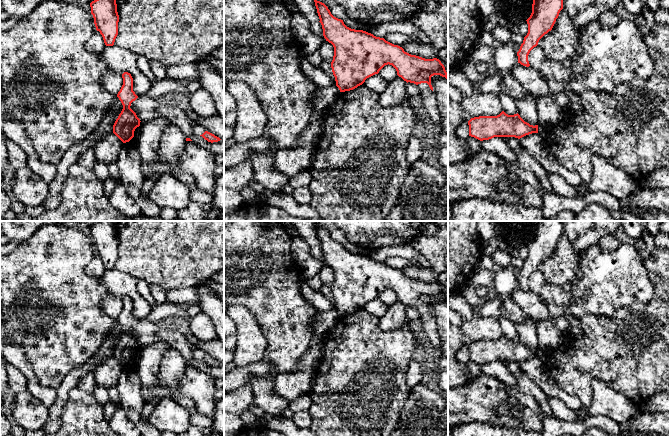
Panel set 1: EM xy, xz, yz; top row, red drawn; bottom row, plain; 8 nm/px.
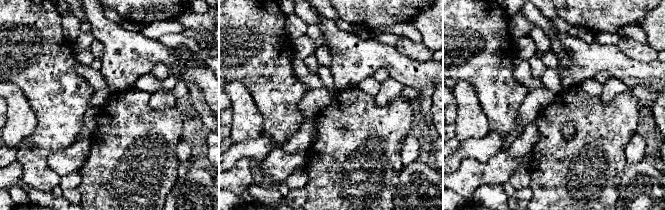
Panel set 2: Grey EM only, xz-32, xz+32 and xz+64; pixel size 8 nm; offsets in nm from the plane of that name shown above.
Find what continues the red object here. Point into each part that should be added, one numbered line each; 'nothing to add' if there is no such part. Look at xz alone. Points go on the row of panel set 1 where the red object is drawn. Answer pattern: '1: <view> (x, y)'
1: xz (429, 102)

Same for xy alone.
1: xy (197, 128)

